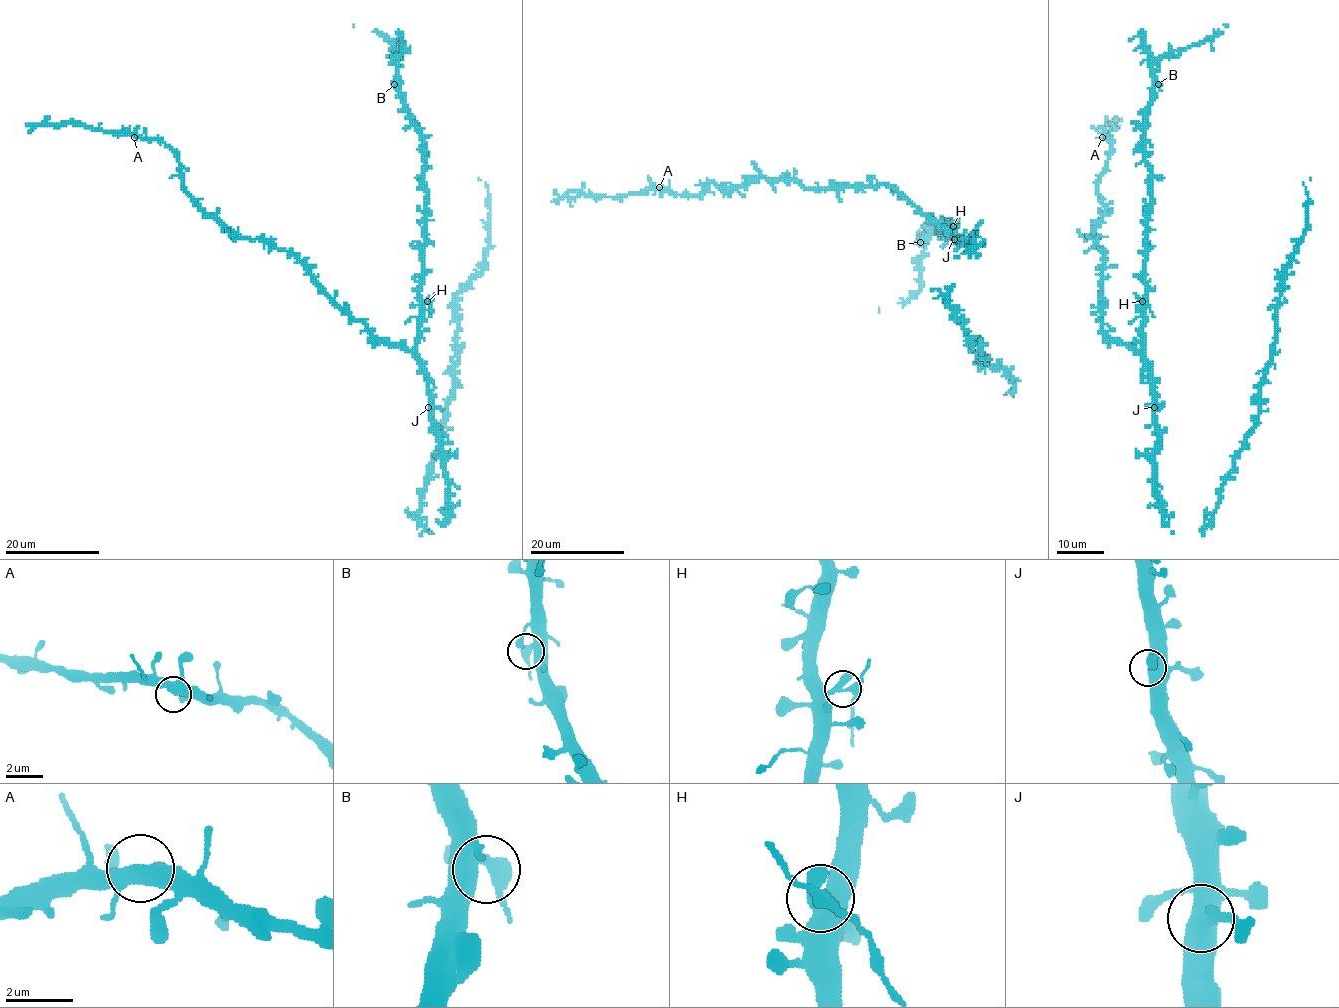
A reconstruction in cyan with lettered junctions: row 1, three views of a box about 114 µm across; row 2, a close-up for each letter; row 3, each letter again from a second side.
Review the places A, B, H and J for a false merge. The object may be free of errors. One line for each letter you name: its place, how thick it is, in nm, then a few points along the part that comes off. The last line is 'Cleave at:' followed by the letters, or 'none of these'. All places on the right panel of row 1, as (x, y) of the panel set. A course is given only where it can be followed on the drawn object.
H: (1142, 301) | 340 nm | (1142, 301), (1154, 316)
Cleave at: H

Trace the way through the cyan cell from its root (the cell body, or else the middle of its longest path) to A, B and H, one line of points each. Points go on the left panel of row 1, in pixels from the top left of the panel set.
A: (433, 407), (412, 353), (353, 320), (292, 254), (209, 217), (176, 156), (134, 137)
B: (433, 407), (429, 377), (416, 350), (426, 208), (421, 138), (403, 94), (394, 84)
H: (433, 407), (429, 377), (416, 350), (420, 307), (427, 301)

